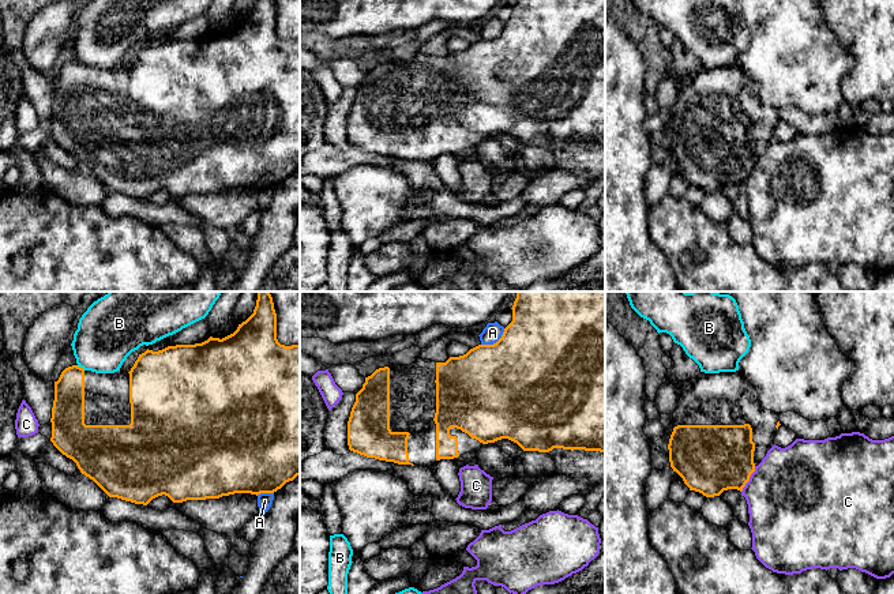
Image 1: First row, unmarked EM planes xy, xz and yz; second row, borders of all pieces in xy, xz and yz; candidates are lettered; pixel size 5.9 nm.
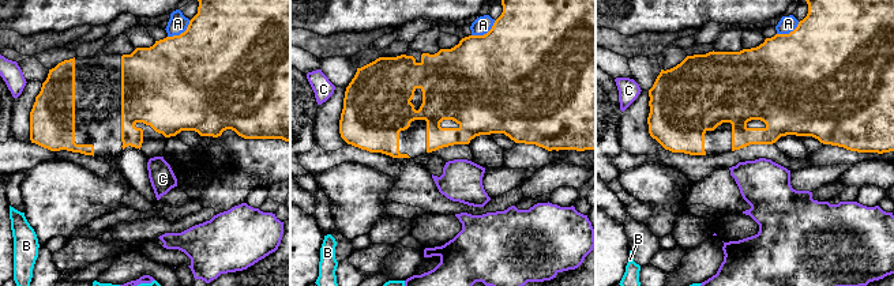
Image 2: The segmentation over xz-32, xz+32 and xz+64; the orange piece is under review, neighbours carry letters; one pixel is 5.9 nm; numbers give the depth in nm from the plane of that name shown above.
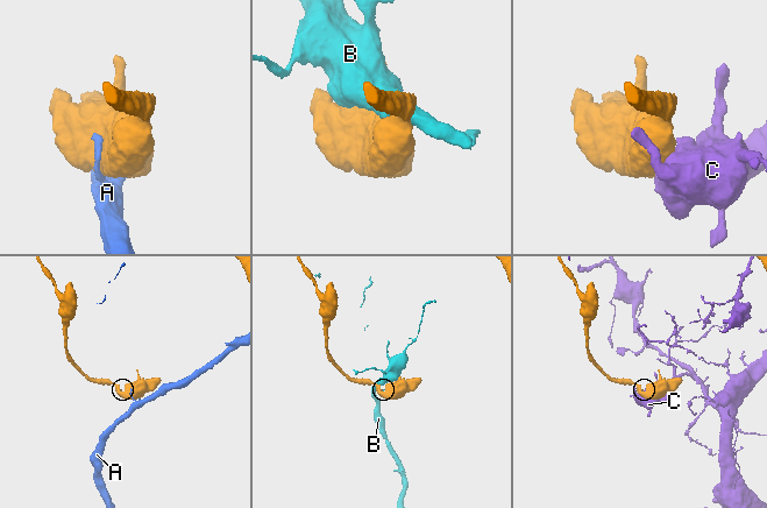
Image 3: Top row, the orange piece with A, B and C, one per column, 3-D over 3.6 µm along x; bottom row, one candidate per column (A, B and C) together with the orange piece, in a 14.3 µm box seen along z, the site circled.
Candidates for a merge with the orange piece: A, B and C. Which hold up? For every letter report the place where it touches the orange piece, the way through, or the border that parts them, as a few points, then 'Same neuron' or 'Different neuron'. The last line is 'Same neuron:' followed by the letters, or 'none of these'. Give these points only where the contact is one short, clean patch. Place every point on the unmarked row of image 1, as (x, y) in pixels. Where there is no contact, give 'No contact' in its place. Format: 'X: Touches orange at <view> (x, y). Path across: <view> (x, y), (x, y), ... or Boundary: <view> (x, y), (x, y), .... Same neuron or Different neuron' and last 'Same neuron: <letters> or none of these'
A: Touches orange at xz (496, 37). Different neuron
B: Touches orange at xy (79, 61). Boundary: xy (76, 60), (85, 64). Different neuron
C: Touches orange at yz (748, 173). Different neuron
Same neuron: none of these

